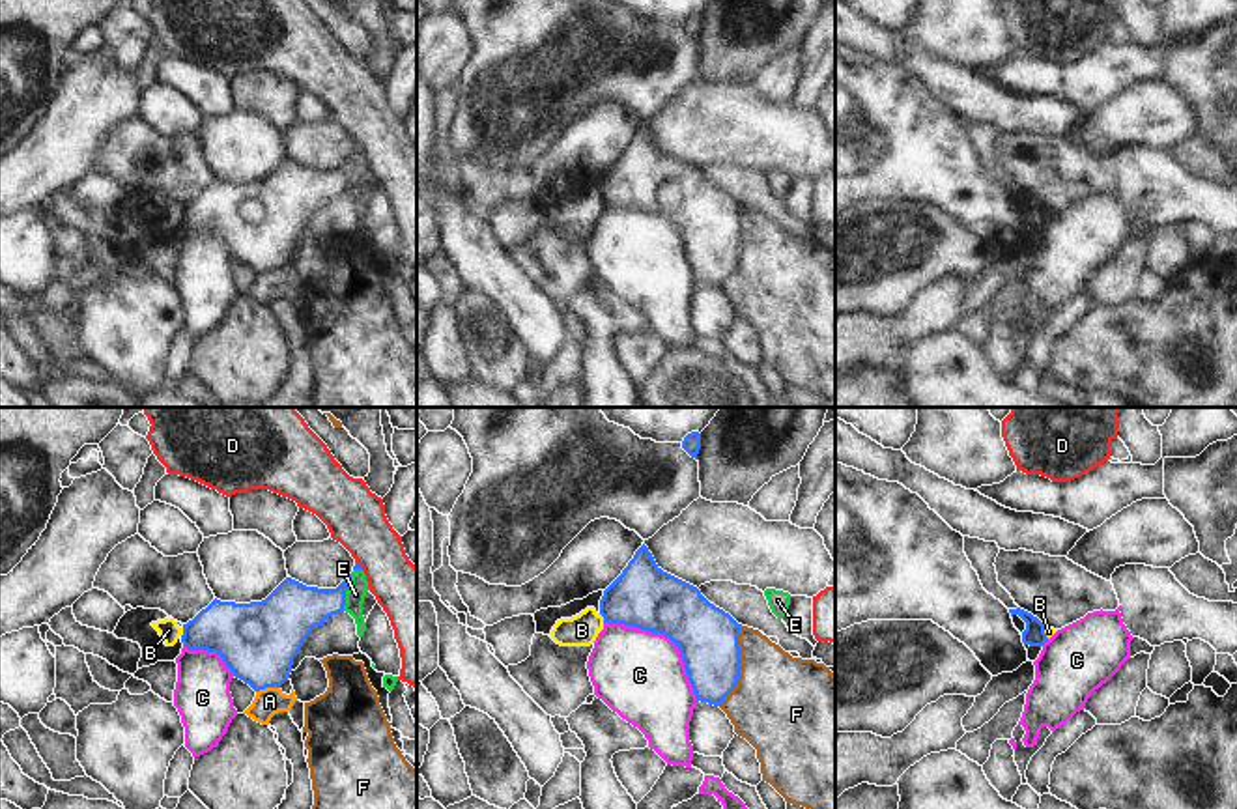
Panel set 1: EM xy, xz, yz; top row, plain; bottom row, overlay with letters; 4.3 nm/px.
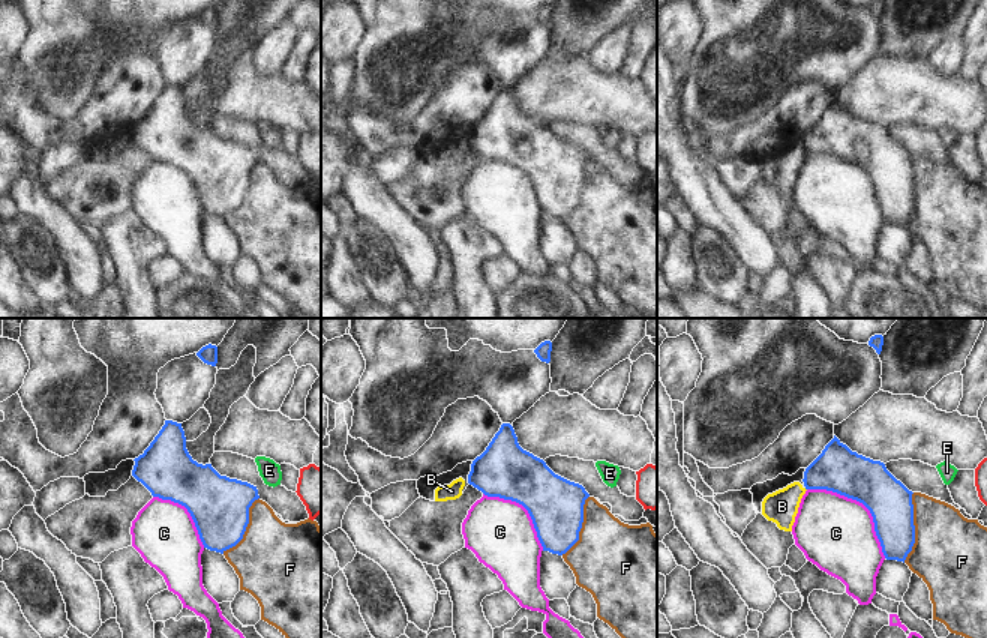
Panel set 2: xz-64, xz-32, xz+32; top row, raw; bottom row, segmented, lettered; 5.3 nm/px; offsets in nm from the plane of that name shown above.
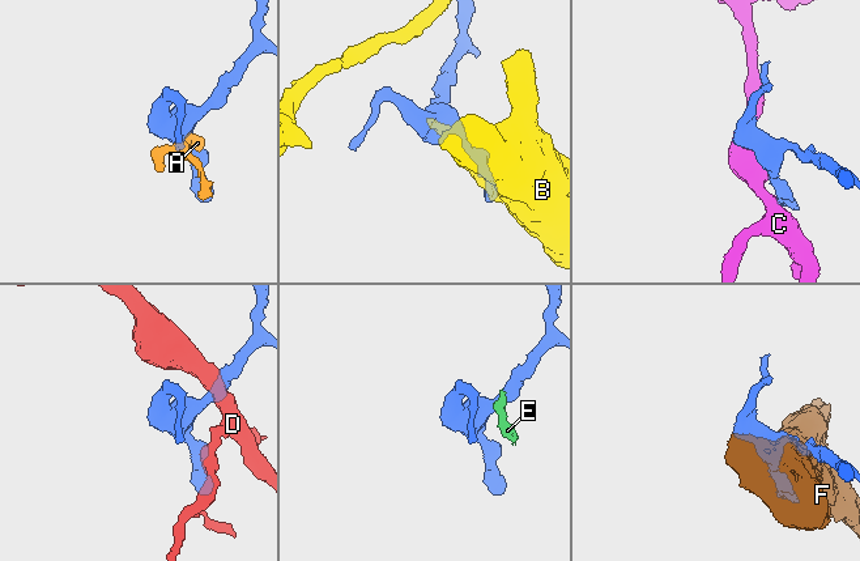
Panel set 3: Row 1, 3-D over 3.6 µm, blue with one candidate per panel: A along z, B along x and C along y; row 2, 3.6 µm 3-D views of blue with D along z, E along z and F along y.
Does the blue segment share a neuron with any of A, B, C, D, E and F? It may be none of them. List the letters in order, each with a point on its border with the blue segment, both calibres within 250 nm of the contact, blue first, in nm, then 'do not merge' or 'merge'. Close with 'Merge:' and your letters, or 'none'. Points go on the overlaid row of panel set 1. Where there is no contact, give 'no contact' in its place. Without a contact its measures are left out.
A: contact xy (268, 686); calibres 340 and 120 nm; do not merge
B: contact xy (184, 632); calibres 280 and 90 nm; do not merge
C: contact xz (668, 636); calibres 280 and 380 nm; do not merge
D: contact xy (357, 565); calibres 20 and 260 nm; do not merge
E: contact xy (344, 593); calibres 240 and 80 nm; do not merge
F: contact xz (739, 667); calibres 260 and 420 nm; do not merge
Merge: none

